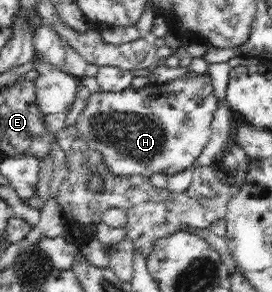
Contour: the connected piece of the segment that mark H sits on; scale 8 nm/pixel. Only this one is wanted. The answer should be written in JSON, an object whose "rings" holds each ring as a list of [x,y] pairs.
{"rings":[[[190,71],[185,77],[165,85],[147,84],[139,90],[128,87],[116,92],[89,94],[88,104],[75,125],[82,133],[83,141],[90,148],[101,152],[110,172],[118,176],[151,176],[155,172],[164,172],[170,176],[184,168],[196,166],[194,160],[200,156],[200,152],[210,140],[216,106],[218,100],[214,95],[209,75],[198,75]]]}

